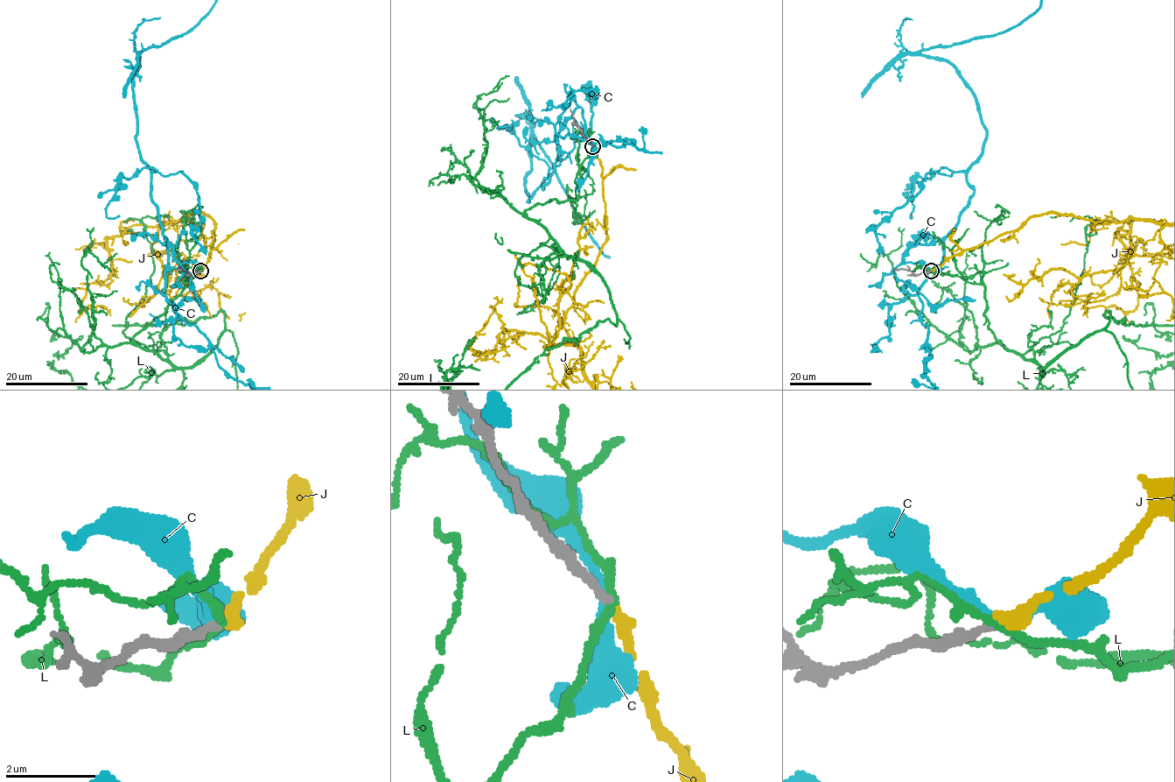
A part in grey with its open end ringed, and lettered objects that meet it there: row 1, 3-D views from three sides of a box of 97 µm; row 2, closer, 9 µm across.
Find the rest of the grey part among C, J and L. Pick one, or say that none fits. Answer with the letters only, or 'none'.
J

